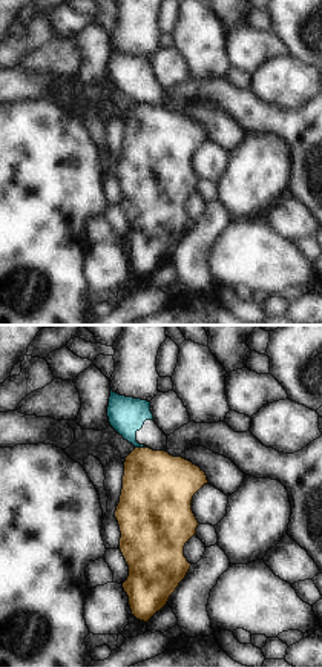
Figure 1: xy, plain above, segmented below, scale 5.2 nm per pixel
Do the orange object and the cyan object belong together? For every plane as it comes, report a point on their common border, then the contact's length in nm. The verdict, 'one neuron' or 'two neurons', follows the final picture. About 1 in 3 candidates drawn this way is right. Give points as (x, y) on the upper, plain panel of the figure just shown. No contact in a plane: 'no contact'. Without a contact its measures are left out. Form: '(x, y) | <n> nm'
(140, 105) | 60 nm

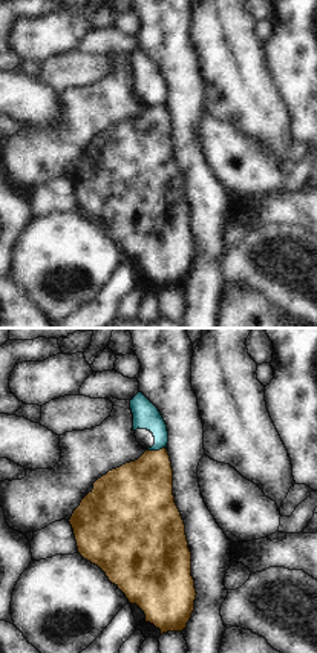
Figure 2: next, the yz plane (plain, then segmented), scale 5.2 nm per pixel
(155, 108) | 100 nm

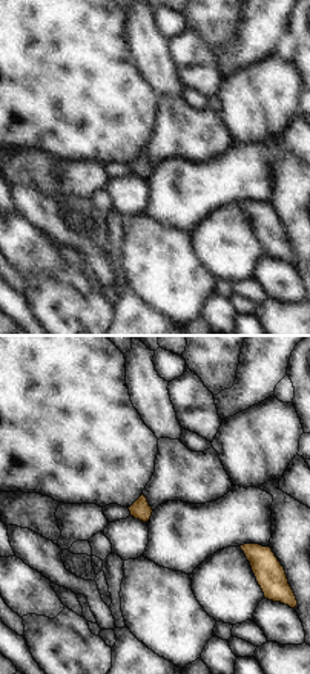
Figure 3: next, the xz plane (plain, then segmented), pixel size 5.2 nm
no contact

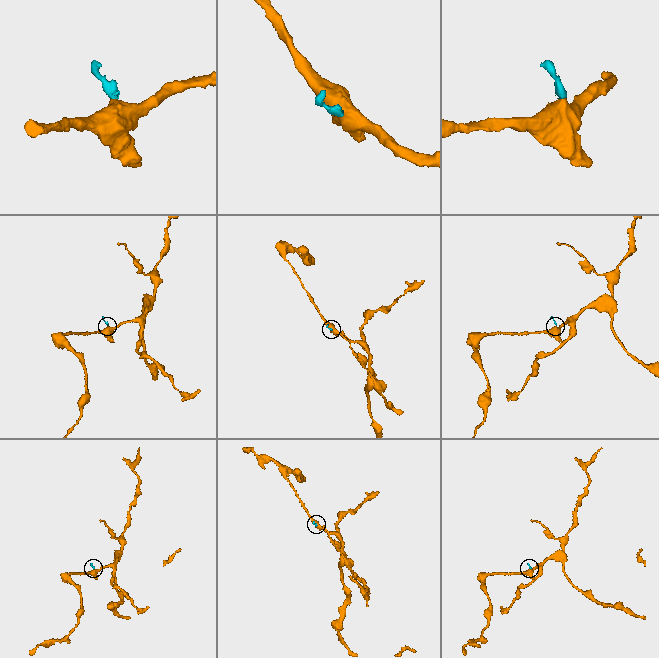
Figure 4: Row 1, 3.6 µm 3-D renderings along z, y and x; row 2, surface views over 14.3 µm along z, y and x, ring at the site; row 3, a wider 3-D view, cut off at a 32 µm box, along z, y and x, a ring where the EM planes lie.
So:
two neurons

